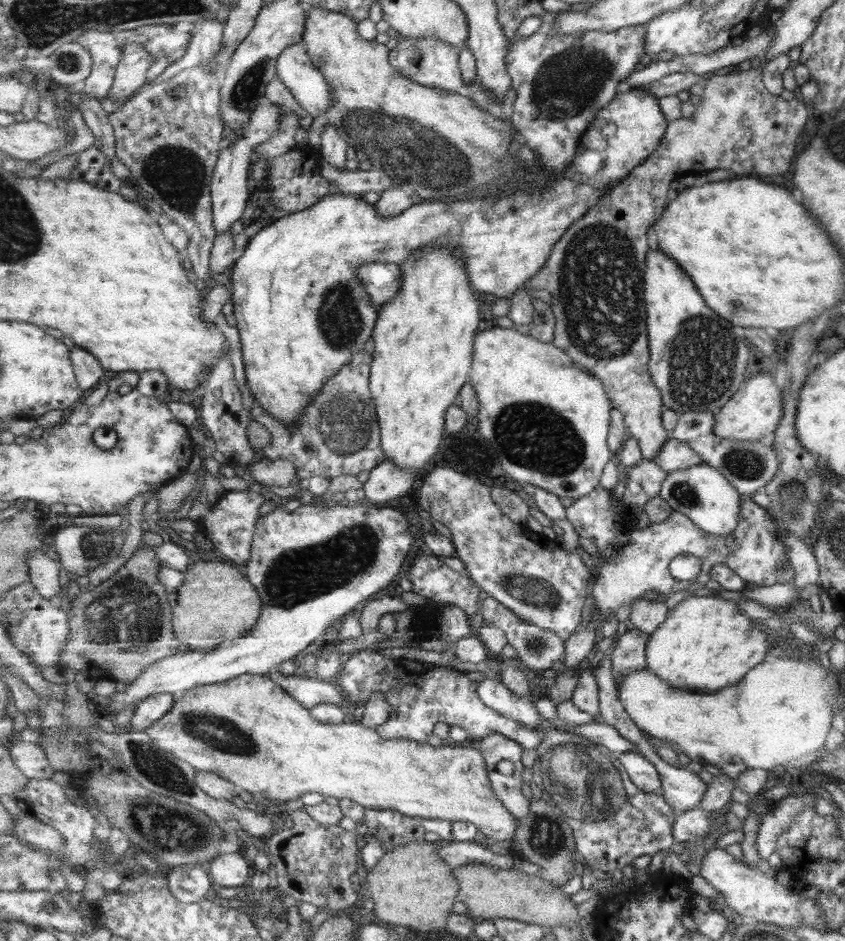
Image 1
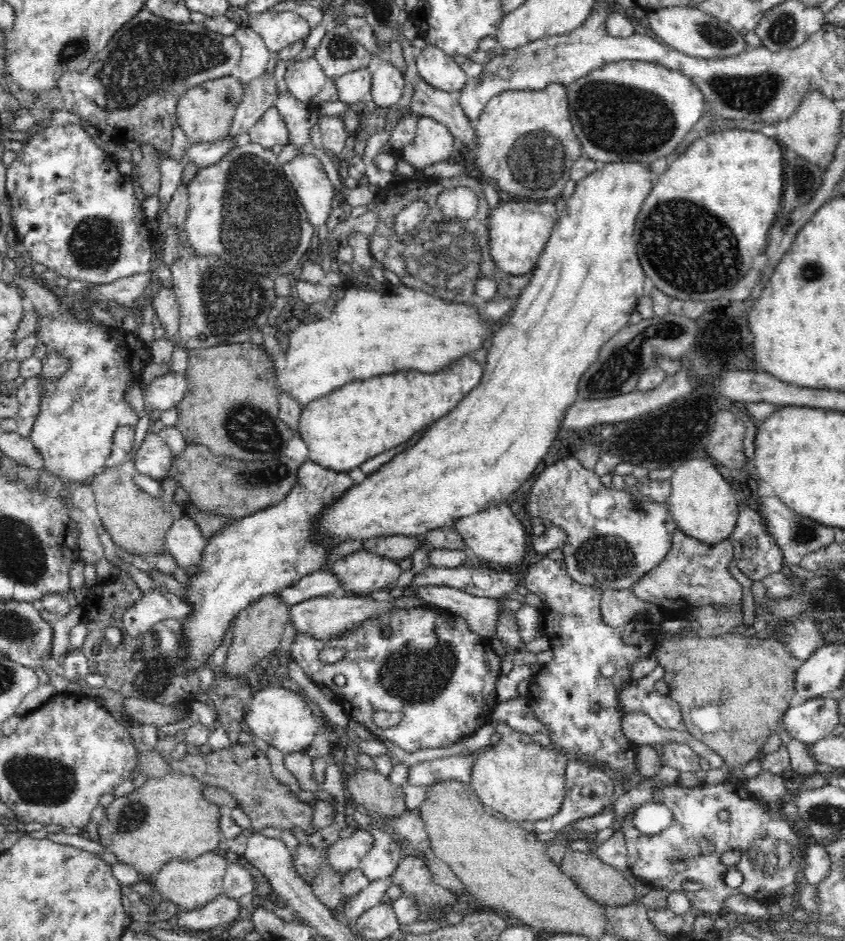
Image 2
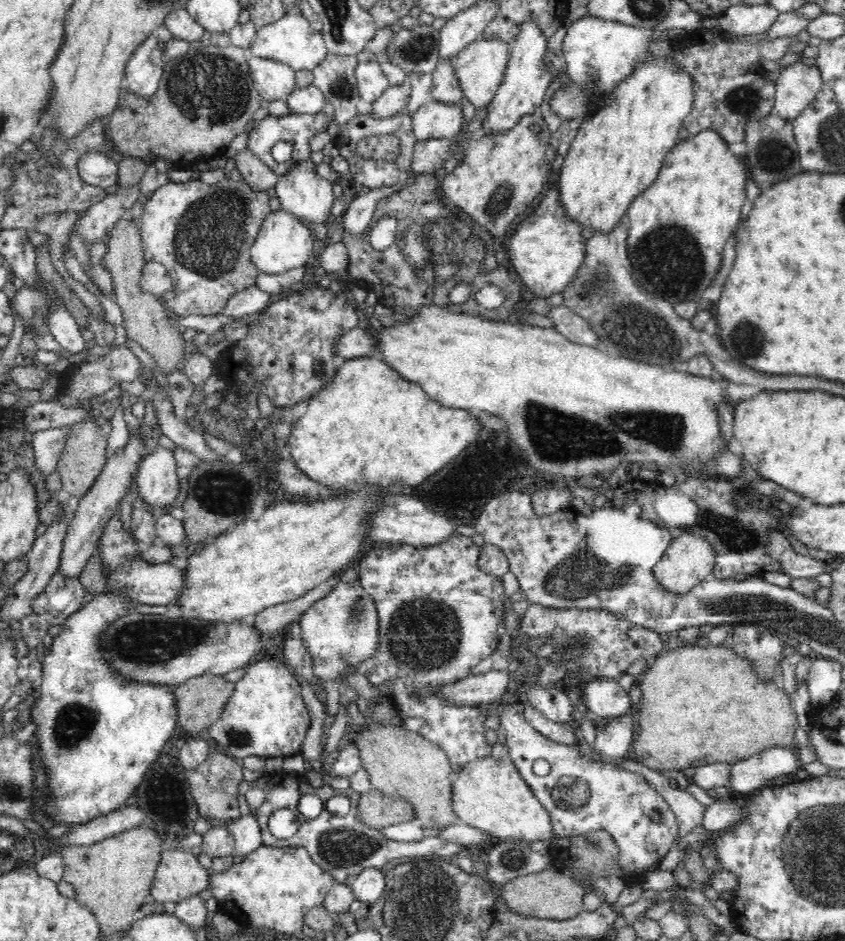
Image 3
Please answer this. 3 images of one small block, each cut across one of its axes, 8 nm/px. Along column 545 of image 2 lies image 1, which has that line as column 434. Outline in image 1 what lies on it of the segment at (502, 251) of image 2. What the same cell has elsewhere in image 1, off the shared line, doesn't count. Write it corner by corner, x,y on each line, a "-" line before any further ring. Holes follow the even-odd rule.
643,87
631,88
630,91
618,93
615,99
608,104
607,107
602,108
597,114
597,118
593,120
589,132
583,136
583,144
581,152
578,151
576,162
571,164
571,168
563,174
552,174
551,188
547,190
538,190
530,194
526,192
517,192
513,196
507,196
507,198
501,198
501,200
475,200
475,202
467,202
459,200
459,202
446,202
446,201
421,201
418,200
411,208
401,212
397,216
383,217
375,204
370,204
367,200
364,200
360,196
346,195
343,193
329,193
324,196
317,204
314,204
310,208
291,215
285,215
280,219
274,221
270,226
262,228
249,242
245,252
243,252
241,258
239,258
237,264
232,268
230,274
230,282
234,288
233,302
234,316
237,321
237,329
240,334
240,343
242,344
242,356
243,363
245,365
245,374
250,392
255,399
259,401
259,404
271,414
275,416
277,420
285,422
285,426
299,426
301,424
301,416
305,412
307,406
313,404
313,398
321,394
321,390
325,388
325,384
343,368
347,366
355,354
359,354
367,342
373,337
373,330
375,330
375,324
379,320
380,306
375,304
372,297
368,295
368,290
363,287
363,281
359,277
359,268
363,264
371,264
371,262
380,263
397,263
401,264
407,260
413,253
413,250
423,250
423,248
431,248
431,246
441,246
441,248
451,248
451,252
455,252
459,258
465,260
465,268
467,268
467,274
469,274
469,280
473,284
476,292
485,292
485,294
491,294
495,297
502,297
507,300
512,300
513,296
520,288
528,284
530,280
537,275
537,273
545,266
545,263
549,260
549,255
552,254
553,247
556,246
557,241
561,239
561,236
565,235
565,231
581,218
585,216
585,213
589,209
595,207
595,203
605,195
605,191
615,187
617,183
621,182
634,168
637,168
645,159
651,157
657,148
660,148
662,140
668,130
668,118
665,116
663,109
661,109
661,103
659,103
659,95
643,89
-
607,126
613,126
615,128
614,134
601,134
603,128

